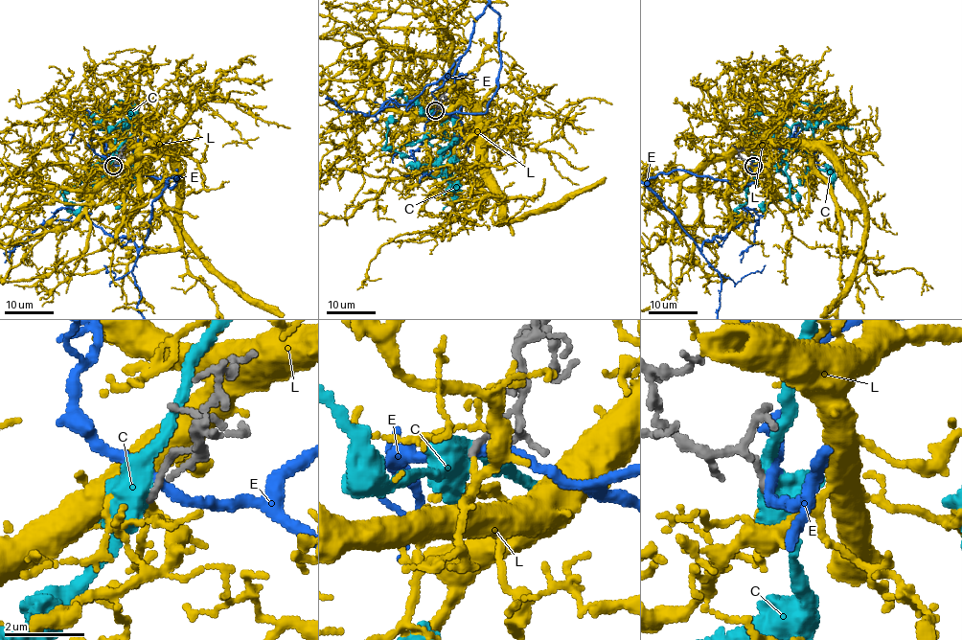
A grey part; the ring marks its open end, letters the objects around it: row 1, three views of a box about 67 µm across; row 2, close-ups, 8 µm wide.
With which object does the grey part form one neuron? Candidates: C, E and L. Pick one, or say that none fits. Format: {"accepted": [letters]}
{"accepted": ["L"]}

